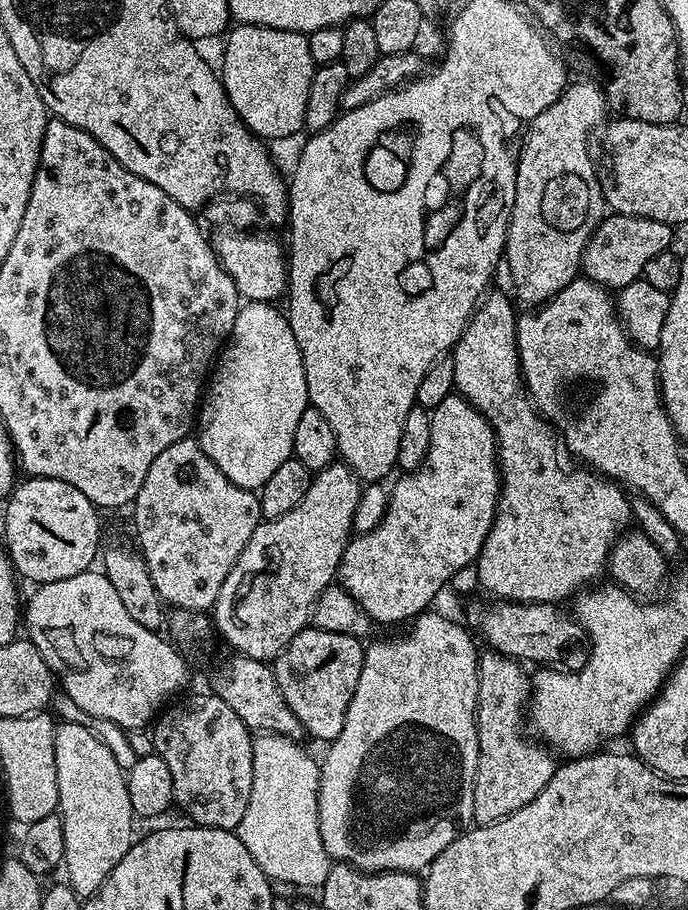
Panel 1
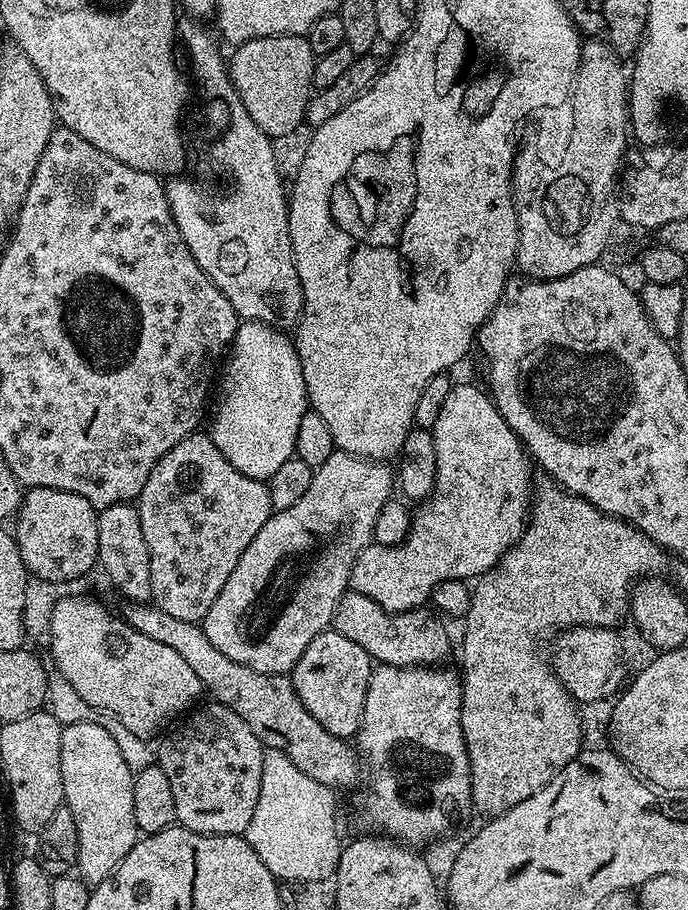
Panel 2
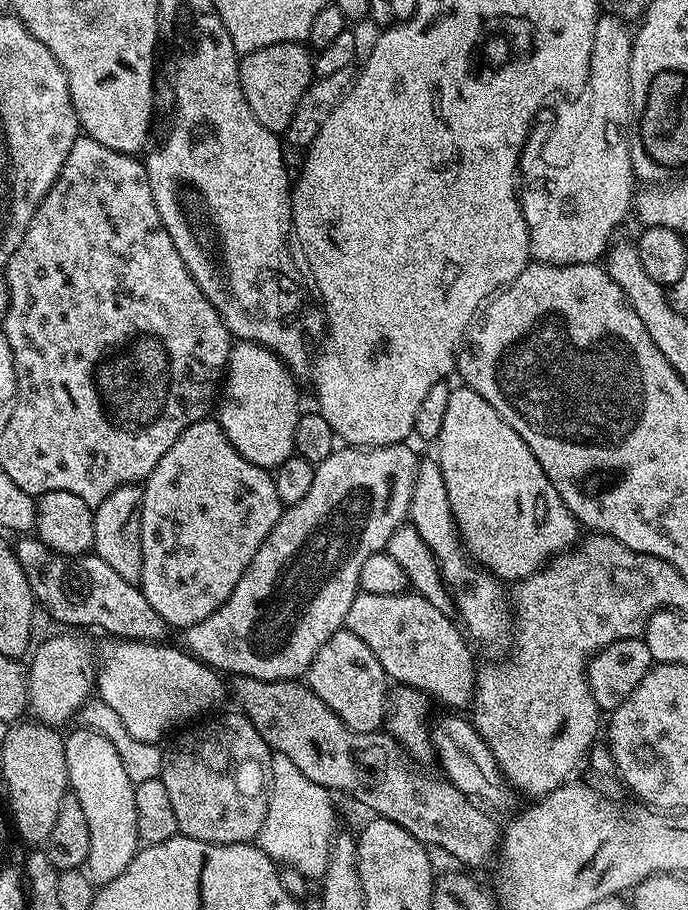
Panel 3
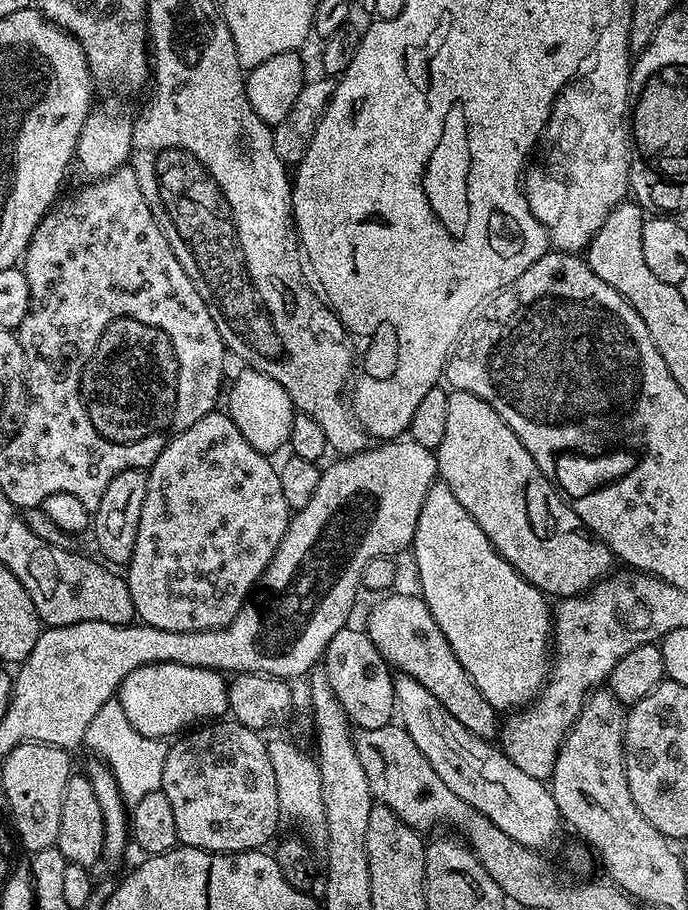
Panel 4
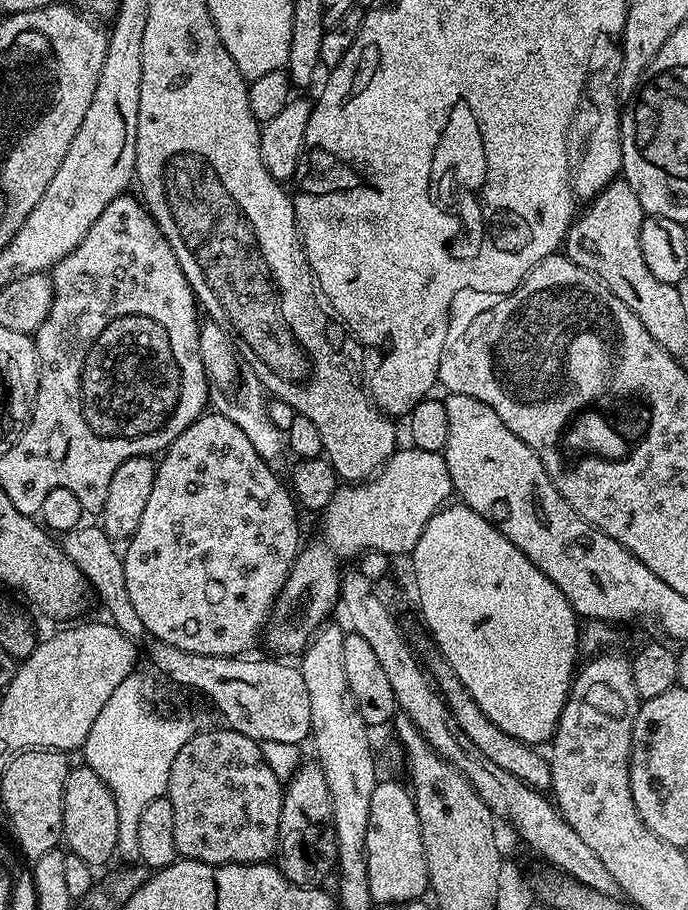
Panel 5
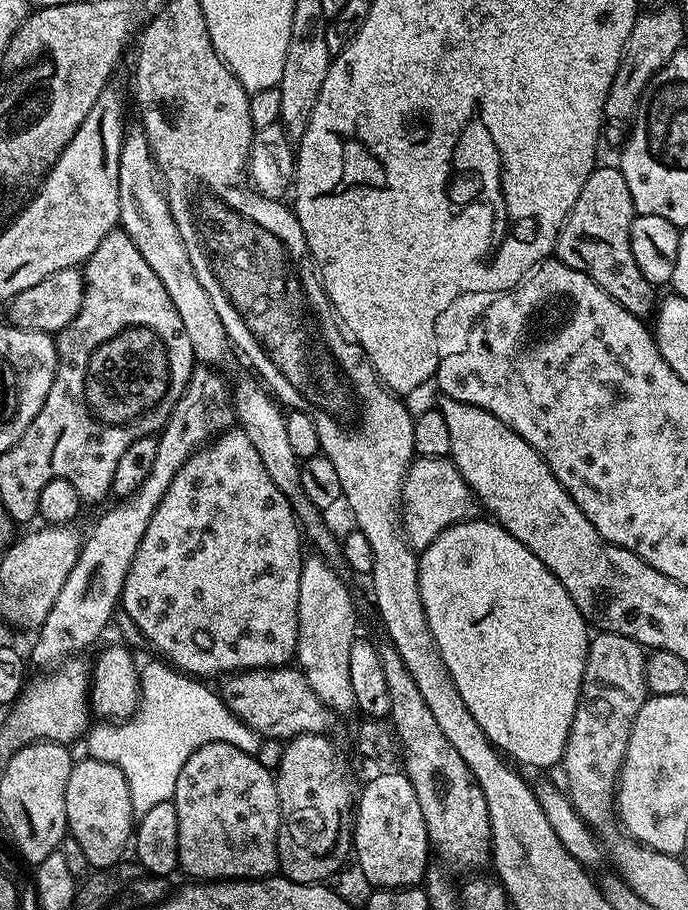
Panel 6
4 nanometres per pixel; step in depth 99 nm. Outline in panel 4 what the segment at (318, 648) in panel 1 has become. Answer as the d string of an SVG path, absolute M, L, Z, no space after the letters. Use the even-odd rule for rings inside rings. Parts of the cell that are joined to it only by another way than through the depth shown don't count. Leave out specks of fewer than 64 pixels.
M346 626L342 630L338 630L338 634L334 634L334 638L330 638L330 646L324 652L322 671L328 675L330 690L334 690L334 698L338 698L342 710L357 729L386 726L393 723L394 717L397 715L393 669L384 661L382 654L378 654L374 642L370 642L367 631L360 629L359 632L358 629L352 627Z

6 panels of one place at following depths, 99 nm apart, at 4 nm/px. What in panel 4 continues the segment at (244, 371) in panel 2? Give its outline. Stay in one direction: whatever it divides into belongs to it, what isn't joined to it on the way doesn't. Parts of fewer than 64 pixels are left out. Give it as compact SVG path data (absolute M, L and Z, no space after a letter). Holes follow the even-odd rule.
M245 367L245 372L240 372L236 376L236 381L232 384L232 389L227 389L228 405L226 411L228 417L242 430L242 438L254 446L254 450L265 454L273 454L281 447L287 445L290 438L290 426L298 414L290 402L290 394L274 378L266 374L257 372L255 368Z

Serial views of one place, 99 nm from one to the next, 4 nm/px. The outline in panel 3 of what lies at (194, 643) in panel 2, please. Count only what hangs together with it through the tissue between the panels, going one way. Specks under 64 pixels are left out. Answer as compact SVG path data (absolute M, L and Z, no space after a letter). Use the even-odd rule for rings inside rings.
M20 538L14 547L22 571L35 596L35 603L45 608L60 624L69 624L72 630L101 628L109 637L122 640L160 642L170 632L170 625L146 602L144 591L126 582L107 562L94 554L69 558L59 556L38 538ZM237 676L231 682L233 684L230 684L230 692L231 695L232 692L236 695L236 700L240 703L239 711L247 716L254 730L262 734L269 749L275 754L290 758L311 782L353 796L362 807L372 811L373 817L381 816L390 822L398 822L402 830L414 834L414 838L421 840L425 846L441 848L446 855L453 856L460 863L457 865L465 869L484 868L497 859L502 828L492 821L493 813L481 807L473 797L456 788L443 775L435 776L434 773L419 768L416 765L419 763L413 759L408 749L401 746L387 731L350 730L344 725L342 718L338 718L338 714L334 714L334 710L330 710L330 706L326 706L326 702L322 702L322 698L313 694L311 688L299 679L259 680L253 676Z

